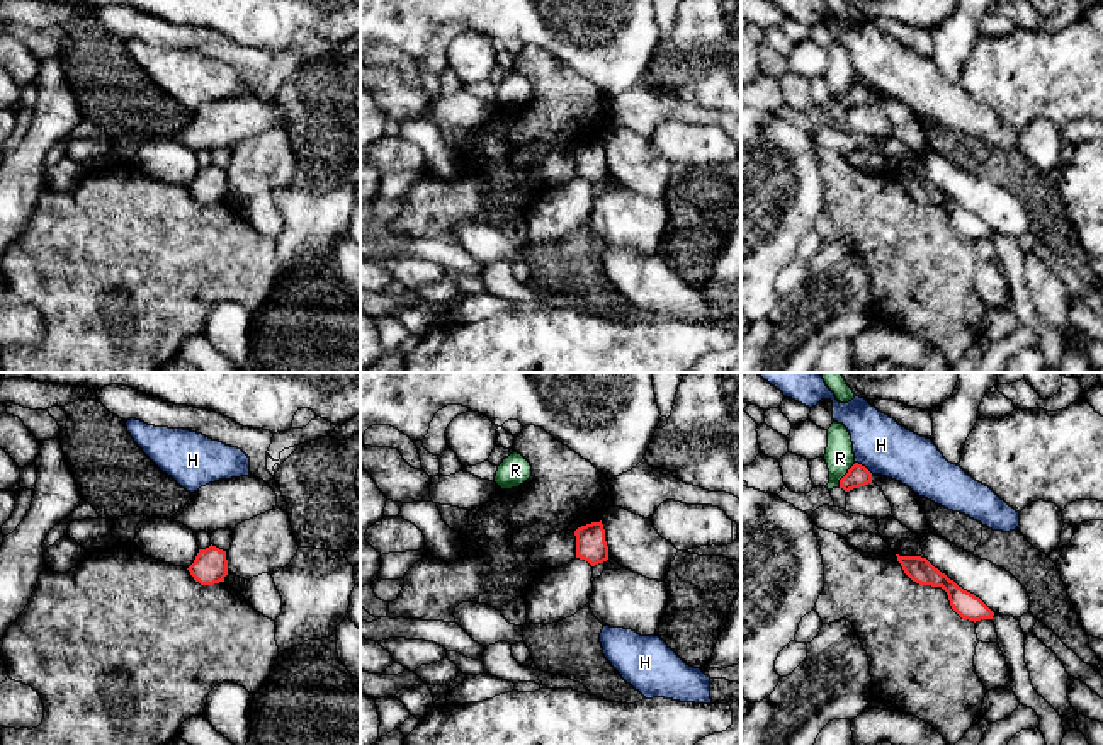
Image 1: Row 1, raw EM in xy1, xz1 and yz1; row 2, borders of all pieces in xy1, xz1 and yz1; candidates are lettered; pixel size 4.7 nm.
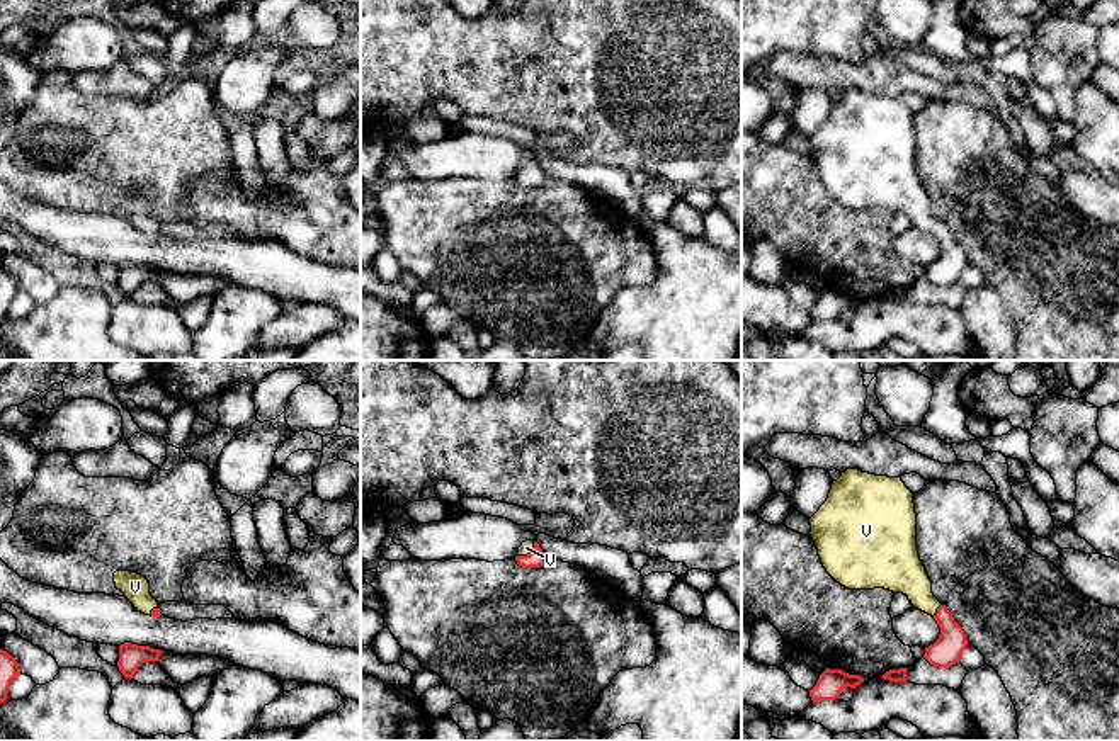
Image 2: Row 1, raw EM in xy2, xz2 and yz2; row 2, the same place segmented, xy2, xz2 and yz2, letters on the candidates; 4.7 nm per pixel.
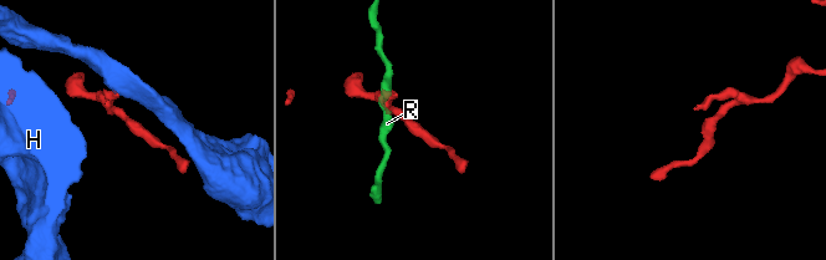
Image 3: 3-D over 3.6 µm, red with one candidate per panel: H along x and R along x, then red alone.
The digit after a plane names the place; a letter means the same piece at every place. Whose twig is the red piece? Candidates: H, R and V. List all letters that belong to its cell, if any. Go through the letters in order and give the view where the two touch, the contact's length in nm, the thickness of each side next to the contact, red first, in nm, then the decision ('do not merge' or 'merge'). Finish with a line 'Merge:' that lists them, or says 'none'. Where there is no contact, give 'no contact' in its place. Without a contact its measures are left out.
H: contact in yz1; length 110 nm; calibres 100 and 260 nm; do not merge
R: contact in yz1; length 140 nm; calibres 100 and 140 nm; do not merge
V: contact in xz2; length 110 nm; calibres 80 and 60 nm; merge
Merge: V

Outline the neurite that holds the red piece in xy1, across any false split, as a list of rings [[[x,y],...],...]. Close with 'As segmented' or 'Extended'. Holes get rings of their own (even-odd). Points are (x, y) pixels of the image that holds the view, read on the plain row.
[[[212,163],[206,168],[199,168],[194,182],[187,189],[201,204],[224,201],[224,196],[228,194],[226,170]]]. As segmented

